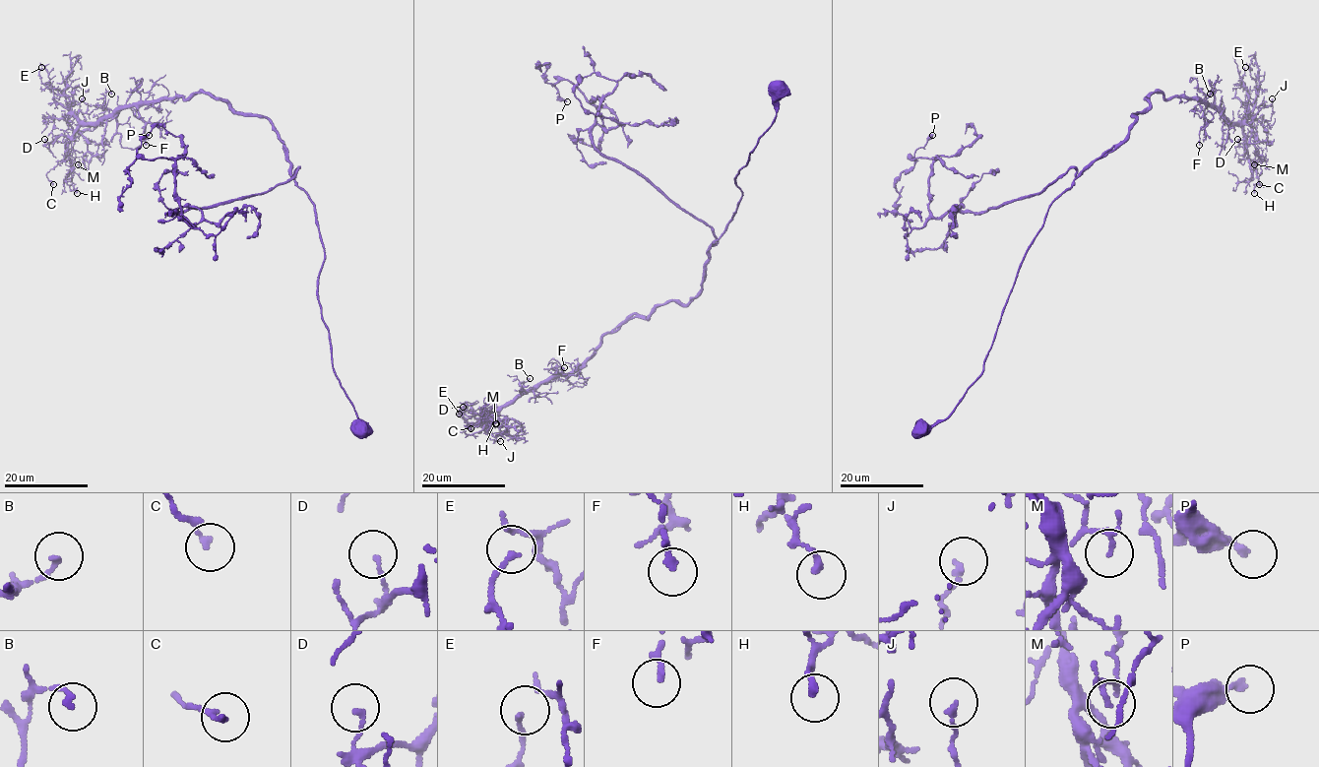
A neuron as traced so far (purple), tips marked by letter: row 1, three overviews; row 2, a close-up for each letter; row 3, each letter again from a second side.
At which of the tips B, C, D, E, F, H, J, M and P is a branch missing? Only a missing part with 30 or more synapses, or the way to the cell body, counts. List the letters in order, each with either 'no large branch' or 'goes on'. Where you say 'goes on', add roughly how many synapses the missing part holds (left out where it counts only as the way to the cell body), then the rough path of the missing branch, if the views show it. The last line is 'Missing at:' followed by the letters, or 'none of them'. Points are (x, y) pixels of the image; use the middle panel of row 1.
B: no large branch
C: no large branch
D: no large branch
E: no large branch
F: no large branch
H: no large branch
J: no large branch
M: no large branch
P: no large branch
Missing at: none of them

